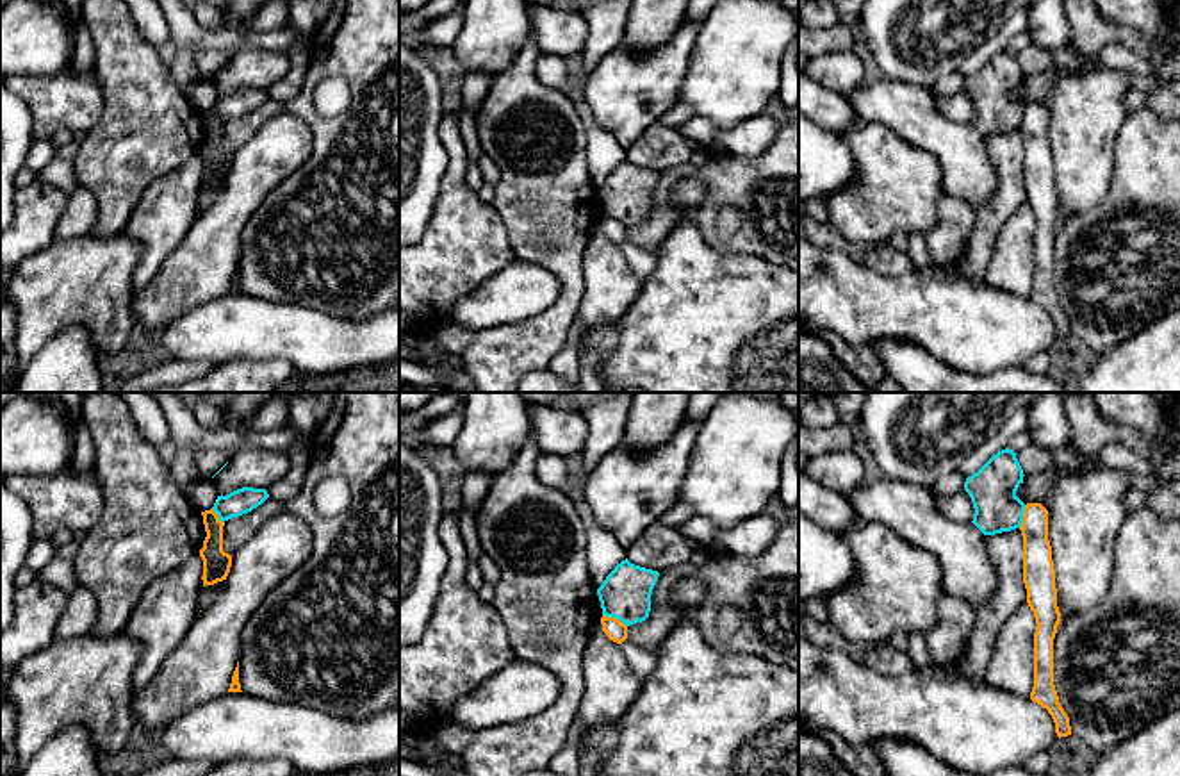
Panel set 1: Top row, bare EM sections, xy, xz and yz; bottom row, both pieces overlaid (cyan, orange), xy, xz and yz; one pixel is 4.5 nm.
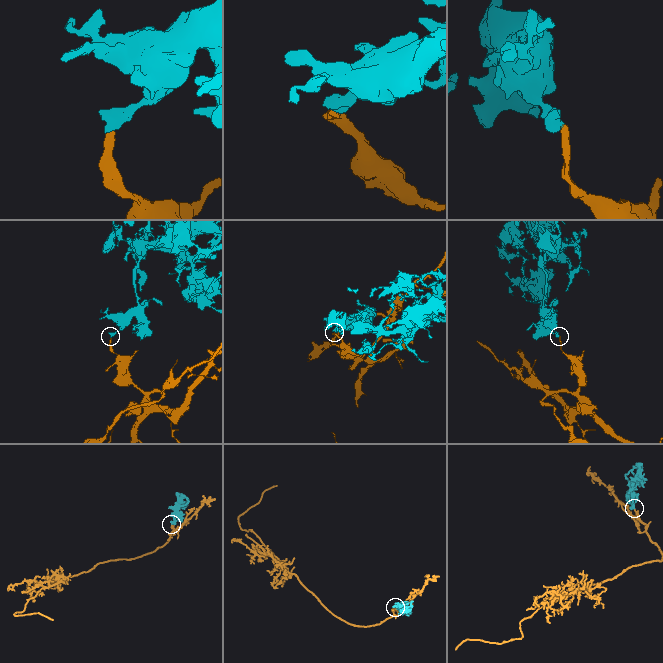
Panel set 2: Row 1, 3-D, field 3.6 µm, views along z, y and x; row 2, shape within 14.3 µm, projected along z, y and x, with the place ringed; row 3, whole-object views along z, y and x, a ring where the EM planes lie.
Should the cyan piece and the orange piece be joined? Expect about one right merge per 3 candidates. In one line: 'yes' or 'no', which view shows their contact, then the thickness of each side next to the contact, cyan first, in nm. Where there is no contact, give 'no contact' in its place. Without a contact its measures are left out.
no | xz | 220/90 nm

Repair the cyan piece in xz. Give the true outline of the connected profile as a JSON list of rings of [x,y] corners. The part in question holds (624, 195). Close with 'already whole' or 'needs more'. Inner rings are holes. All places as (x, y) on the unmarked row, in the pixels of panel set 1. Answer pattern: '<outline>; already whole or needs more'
[[[627,159],[617,164],[597,189],[602,216],[615,218],[626,227],[645,221],[658,177],[658,171],[635,166]]]; already whole

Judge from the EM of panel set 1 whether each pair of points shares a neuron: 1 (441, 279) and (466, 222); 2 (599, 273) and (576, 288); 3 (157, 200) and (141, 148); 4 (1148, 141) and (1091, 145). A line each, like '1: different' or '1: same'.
1: same
2: different
3: different
4: different

